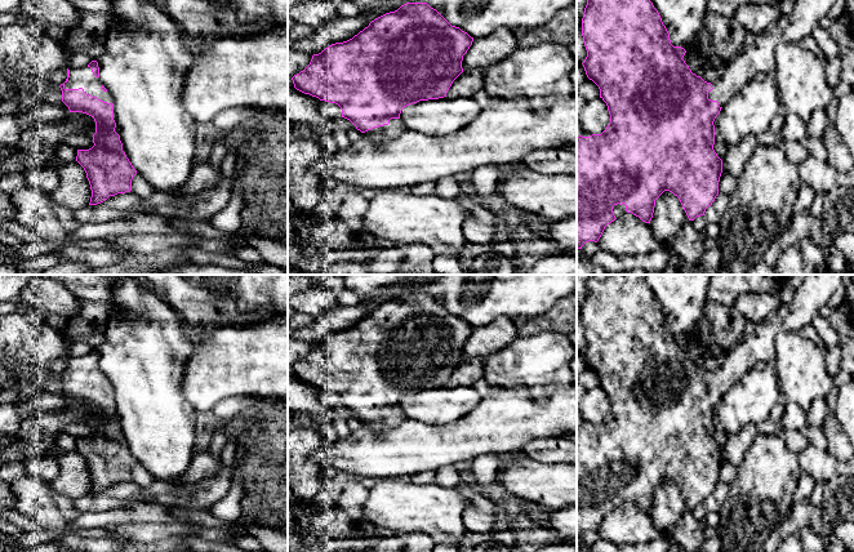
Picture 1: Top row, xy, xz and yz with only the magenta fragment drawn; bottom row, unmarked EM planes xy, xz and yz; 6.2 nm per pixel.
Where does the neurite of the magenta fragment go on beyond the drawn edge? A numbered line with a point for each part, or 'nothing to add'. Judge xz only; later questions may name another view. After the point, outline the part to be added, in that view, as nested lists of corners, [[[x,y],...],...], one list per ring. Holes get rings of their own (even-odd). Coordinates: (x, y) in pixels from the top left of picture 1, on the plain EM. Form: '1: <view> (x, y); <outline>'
1: xz (395, 415); [[[391,408],[388,414],[378,415],[365,420],[366,424],[375,429],[395,427],[405,419],[400,408]]]

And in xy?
1: xy (83, 366); [[[85,355],[81,357],[68,357],[70,366],[65,371],[65,378],[79,378],[83,377],[86,383],[97,386],[98,388],[112,392],[112,386],[108,380],[103,380],[102,371],[99,366],[95,366],[92,361],[92,357]]]

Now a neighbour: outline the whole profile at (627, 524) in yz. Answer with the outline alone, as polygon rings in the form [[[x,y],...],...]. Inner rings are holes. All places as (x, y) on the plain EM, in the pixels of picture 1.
[[[627,500],[605,516],[597,534],[613,544],[646,544],[660,537],[650,513]]]

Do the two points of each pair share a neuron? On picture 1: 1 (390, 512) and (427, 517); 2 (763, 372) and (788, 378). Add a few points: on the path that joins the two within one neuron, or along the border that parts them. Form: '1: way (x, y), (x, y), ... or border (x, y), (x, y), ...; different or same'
1: way (399, 512), (418, 512); same
2: border (773, 368), (782, 396); different

